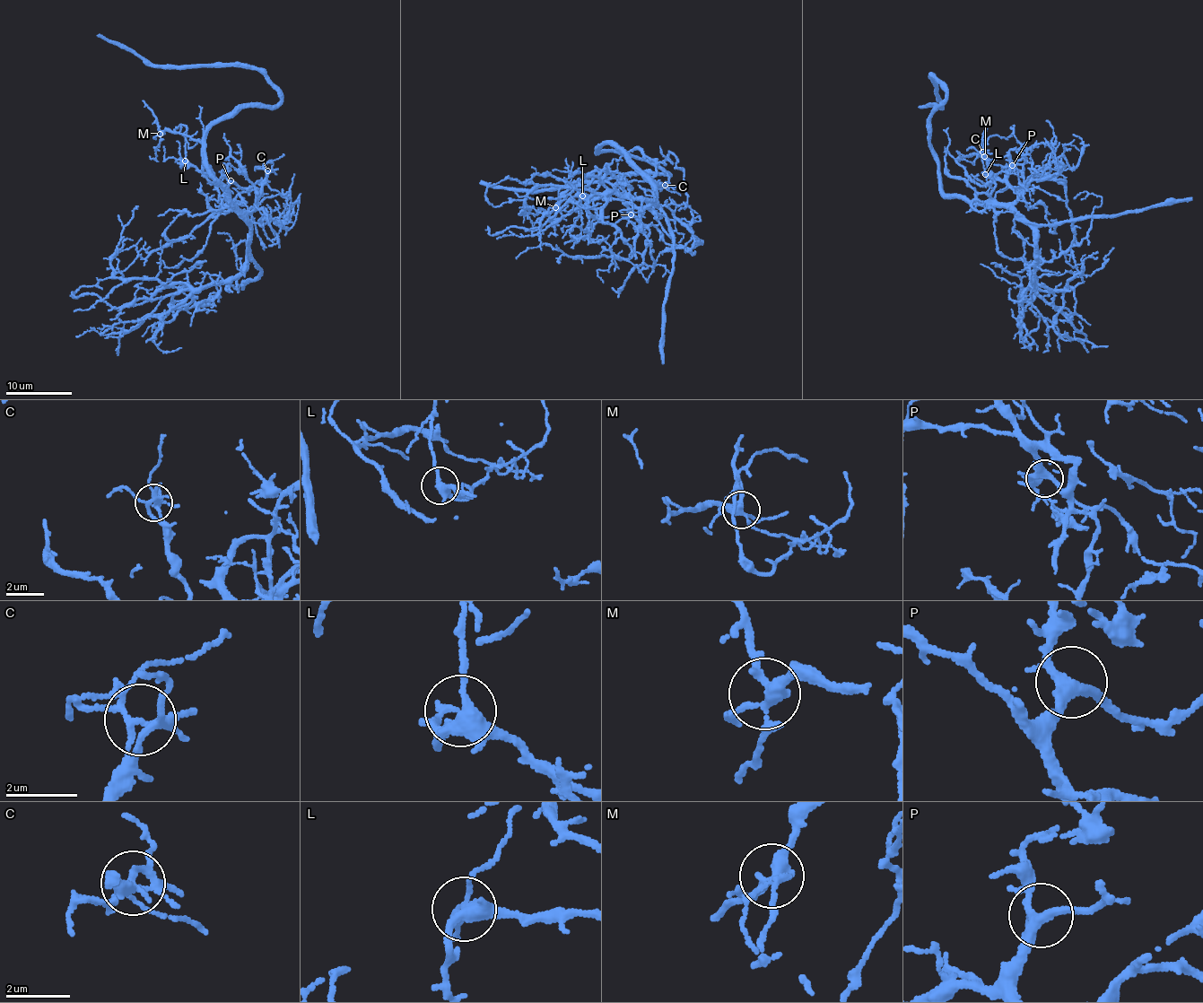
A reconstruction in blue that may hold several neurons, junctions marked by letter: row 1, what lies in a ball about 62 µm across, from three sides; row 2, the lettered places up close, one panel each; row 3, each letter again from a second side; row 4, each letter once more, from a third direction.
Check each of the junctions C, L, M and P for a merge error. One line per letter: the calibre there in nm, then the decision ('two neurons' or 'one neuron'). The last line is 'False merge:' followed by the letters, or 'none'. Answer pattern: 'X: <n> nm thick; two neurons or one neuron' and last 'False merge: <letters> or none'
C: 160 nm thick; one neuron
L: 340 nm thick; one neuron
M: 280 nm thick; one neuron
P: 280 nm thick; one neuron
False merge: none

